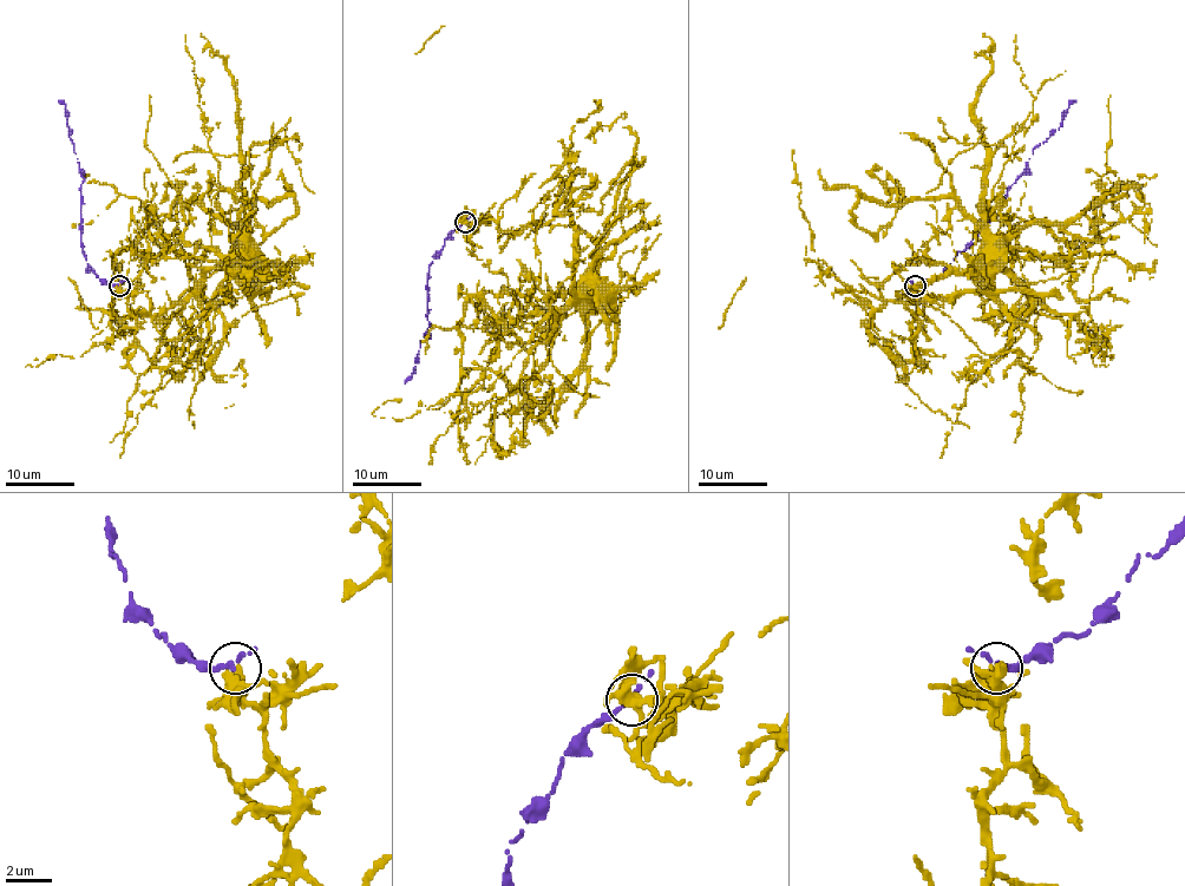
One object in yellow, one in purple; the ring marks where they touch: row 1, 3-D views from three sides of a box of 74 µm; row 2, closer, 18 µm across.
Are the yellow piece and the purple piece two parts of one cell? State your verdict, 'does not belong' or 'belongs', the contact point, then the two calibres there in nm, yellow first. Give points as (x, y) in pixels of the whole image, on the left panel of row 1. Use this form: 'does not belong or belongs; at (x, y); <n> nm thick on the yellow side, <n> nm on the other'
does not belong; at (119, 286); 420 nm thick on the yellow side, 300 nm on the other

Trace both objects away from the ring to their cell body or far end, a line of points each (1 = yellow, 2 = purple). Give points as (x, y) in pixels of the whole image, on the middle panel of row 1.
1: (466, 222), (493, 220), (519, 233), (568, 215), (573, 289), (594, 283)
2: (465, 222), (444, 242), (429, 270), (427, 314), (431, 325), (420, 340), (412, 376), (405, 384)

